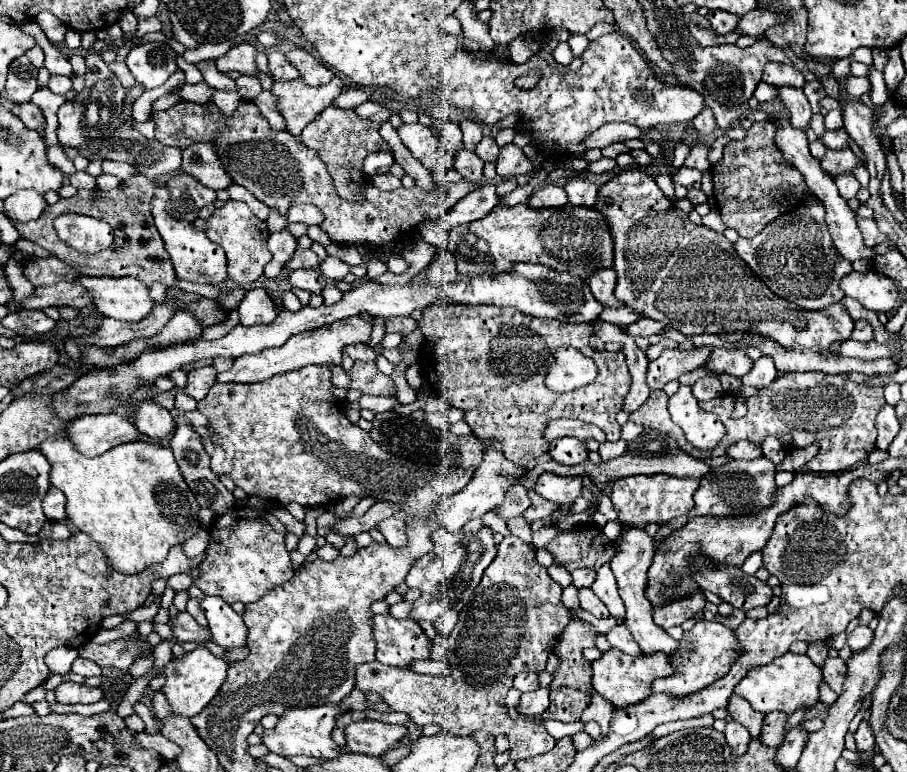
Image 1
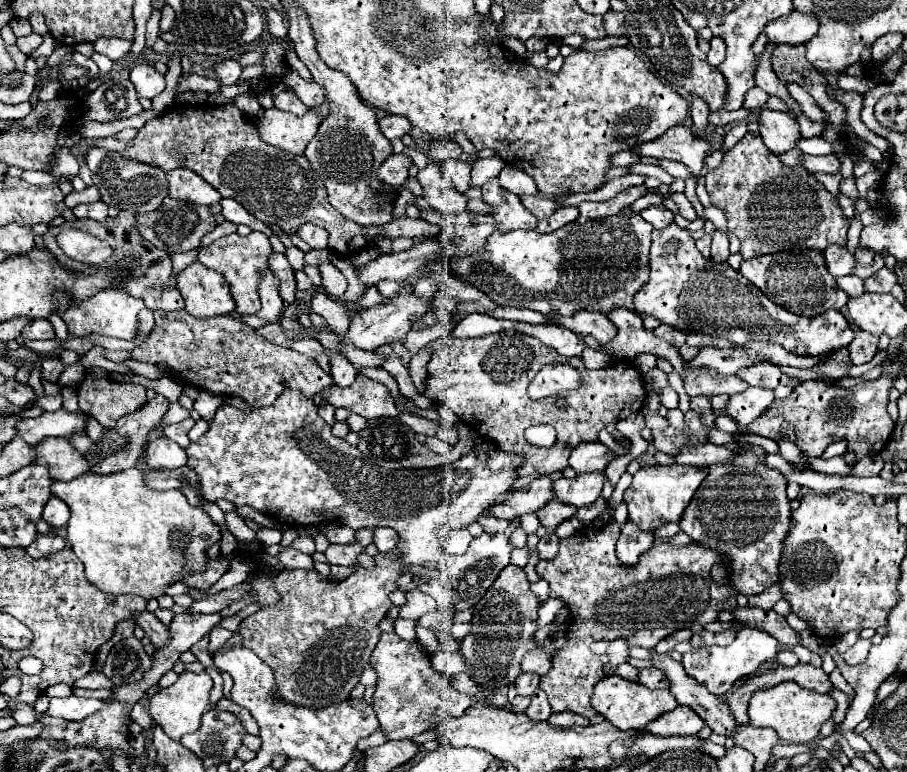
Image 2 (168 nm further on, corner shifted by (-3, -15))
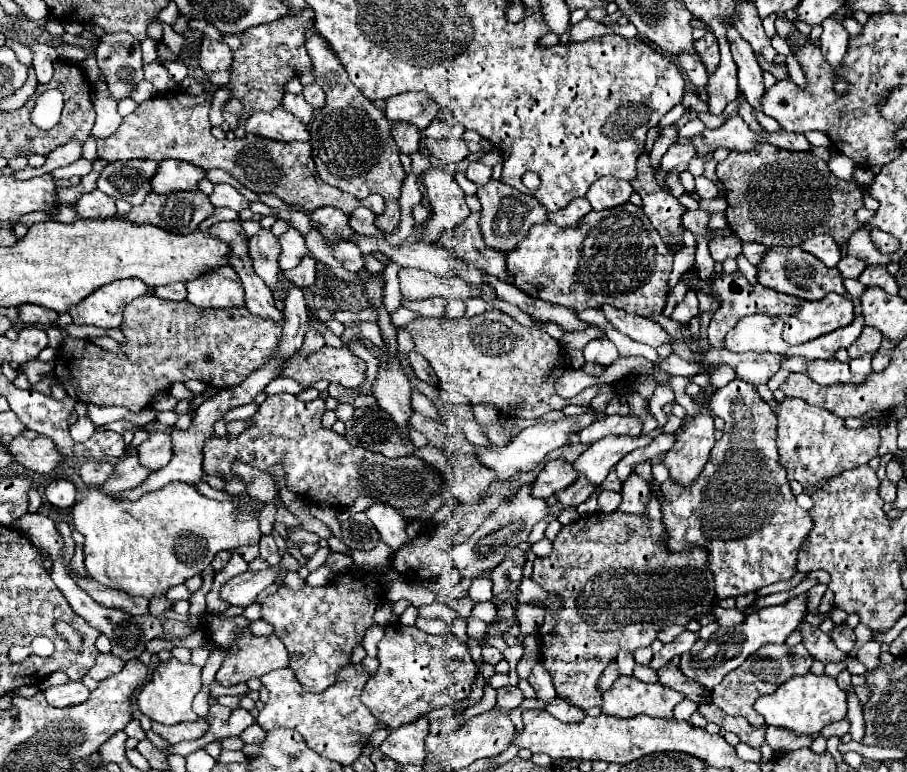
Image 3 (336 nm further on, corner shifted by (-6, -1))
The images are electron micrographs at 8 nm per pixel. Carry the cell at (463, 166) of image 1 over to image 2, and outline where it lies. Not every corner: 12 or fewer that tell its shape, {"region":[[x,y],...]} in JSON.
{"region":[[448,159],[442,171],[460,193],[470,189],[470,163]]}

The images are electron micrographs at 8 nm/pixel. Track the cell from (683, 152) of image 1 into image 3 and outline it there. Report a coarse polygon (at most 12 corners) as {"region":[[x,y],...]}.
{"region":[[601,177],[585,195],[595,211],[623,205],[631,185]]}

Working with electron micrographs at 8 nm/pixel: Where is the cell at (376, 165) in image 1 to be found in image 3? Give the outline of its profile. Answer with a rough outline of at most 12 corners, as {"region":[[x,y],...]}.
{"region":[[391,123],[391,135],[403,153],[419,149],[415,125]]}

